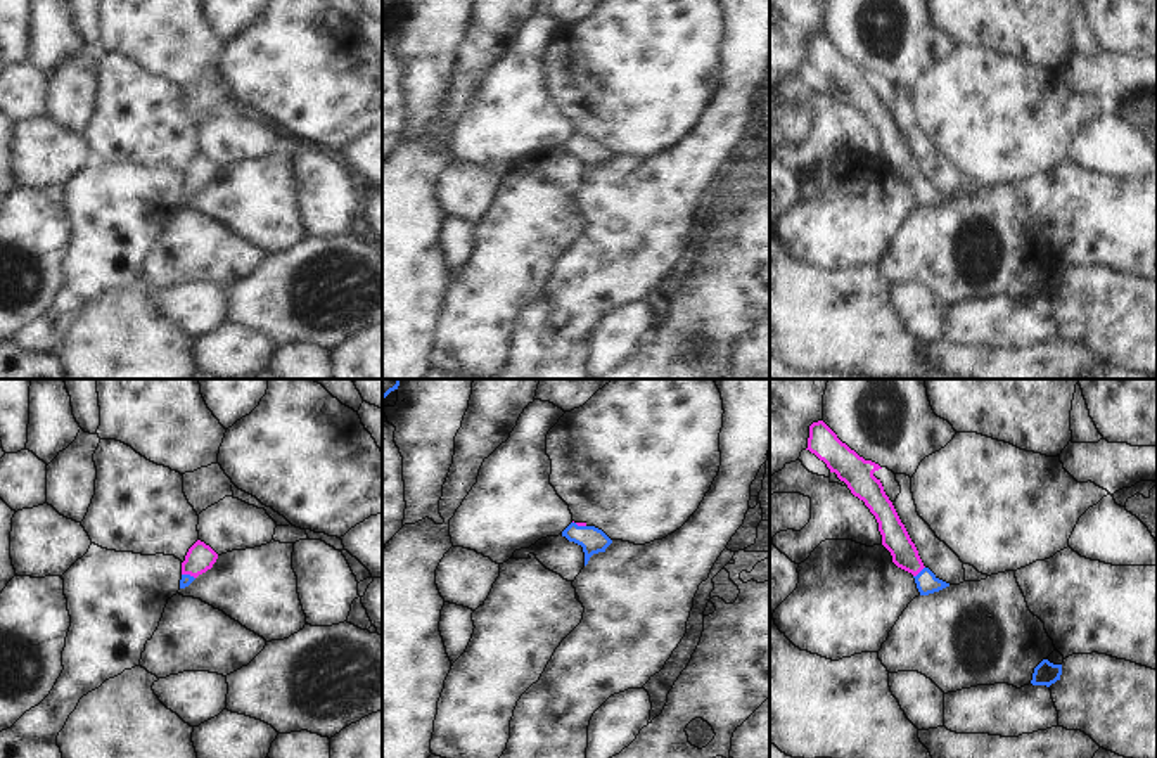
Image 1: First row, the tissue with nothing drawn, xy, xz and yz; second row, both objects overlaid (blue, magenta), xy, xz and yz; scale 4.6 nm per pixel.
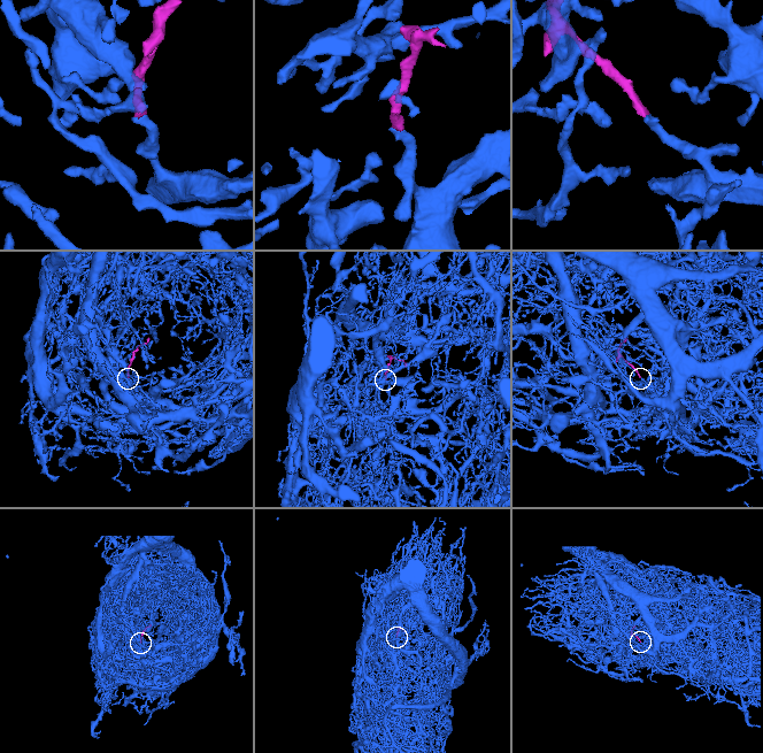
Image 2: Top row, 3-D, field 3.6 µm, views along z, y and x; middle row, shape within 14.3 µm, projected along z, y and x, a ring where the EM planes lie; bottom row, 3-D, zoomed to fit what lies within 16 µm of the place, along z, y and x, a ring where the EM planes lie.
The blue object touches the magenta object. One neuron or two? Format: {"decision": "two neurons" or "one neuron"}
{"decision": "one neuron"}

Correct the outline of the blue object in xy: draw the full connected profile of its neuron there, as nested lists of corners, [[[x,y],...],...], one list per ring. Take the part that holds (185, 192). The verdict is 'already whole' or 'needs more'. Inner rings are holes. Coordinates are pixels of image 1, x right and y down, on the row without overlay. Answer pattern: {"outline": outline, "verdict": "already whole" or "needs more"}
{"outline": [[[197,152],[187,164],[185,173],[182,175],[182,192],[180,201],[189,199],[199,187],[206,185],[216,175],[218,166]]], "verdict": "needs more"}

